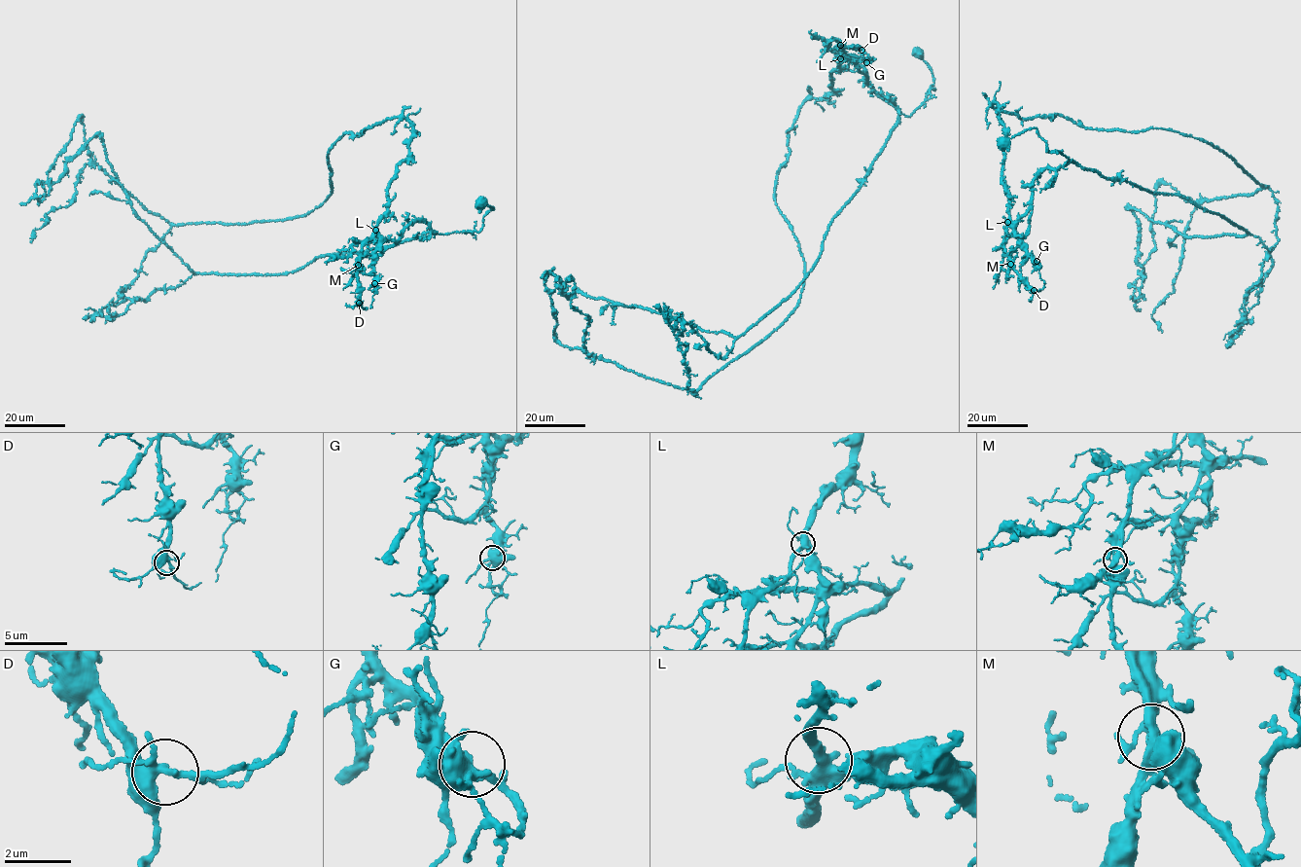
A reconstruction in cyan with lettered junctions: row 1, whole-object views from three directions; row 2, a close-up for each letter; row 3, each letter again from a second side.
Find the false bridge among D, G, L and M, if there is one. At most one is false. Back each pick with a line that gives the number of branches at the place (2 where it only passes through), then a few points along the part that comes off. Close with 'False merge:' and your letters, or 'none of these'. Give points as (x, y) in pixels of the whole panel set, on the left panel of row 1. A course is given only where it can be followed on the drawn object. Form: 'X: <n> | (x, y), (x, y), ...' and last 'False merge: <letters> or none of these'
M: 4 | (358, 265), (409, 156), (404, 119), (344, 133), (331, 194), (280, 220), (149, 213), (78, 119), (40, 184)
False merge: M

